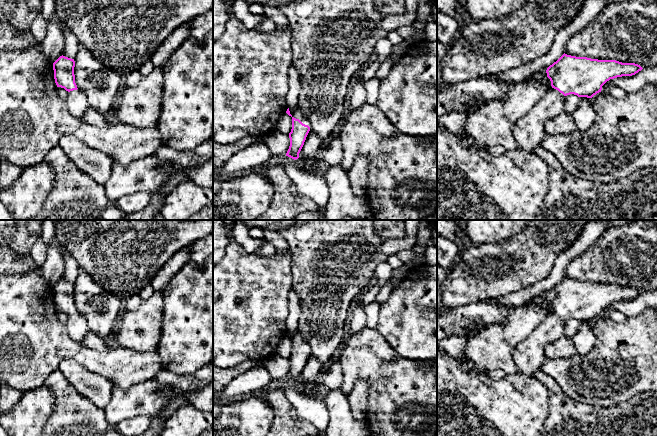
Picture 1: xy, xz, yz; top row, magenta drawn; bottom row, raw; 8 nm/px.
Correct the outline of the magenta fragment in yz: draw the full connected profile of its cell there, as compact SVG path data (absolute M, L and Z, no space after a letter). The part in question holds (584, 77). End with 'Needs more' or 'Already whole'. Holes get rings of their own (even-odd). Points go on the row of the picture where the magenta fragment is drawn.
M564 53L546 70L552 87L513 126L512 134L519 150L535 150L546 135L545 123L564 110L567 95L592 98L601 92L602 86L610 79L632 76L642 69L635 63L576 57Z. Needs more

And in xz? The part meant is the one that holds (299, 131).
M298 106L288 108L286 113L292 117L292 129L289 133L290 146L286 156L296 160L299 158L299 153L310 131L310 127L308 126L308 119Z. Needs more

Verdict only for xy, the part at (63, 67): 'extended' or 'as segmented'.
extended

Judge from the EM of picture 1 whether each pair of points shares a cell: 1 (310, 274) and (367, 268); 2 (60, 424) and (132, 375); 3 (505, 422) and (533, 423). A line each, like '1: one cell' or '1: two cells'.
1: one cell
2: two cells
3: one cell

